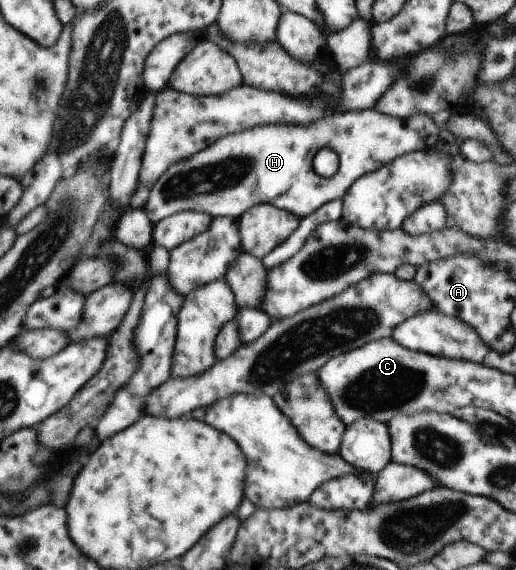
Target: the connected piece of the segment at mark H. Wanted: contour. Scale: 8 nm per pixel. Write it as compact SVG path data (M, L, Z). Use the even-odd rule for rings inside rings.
M373 107L361 111L333 113L305 125L267 125L253 127L237 135L229 134L194 156L170 165L151 188L144 212L153 224L170 215L191 210L206 213L212 218L229 216L237 219L254 205L264 203L290 211L301 219L311 215L328 201L341 200L349 186L362 175L377 171L399 156L435 147L440 131L431 117L417 114L410 118L400 118L384 114ZM323 147L333 149L339 157L338 170L330 178L319 176L315 171L311 173L311 161Z

